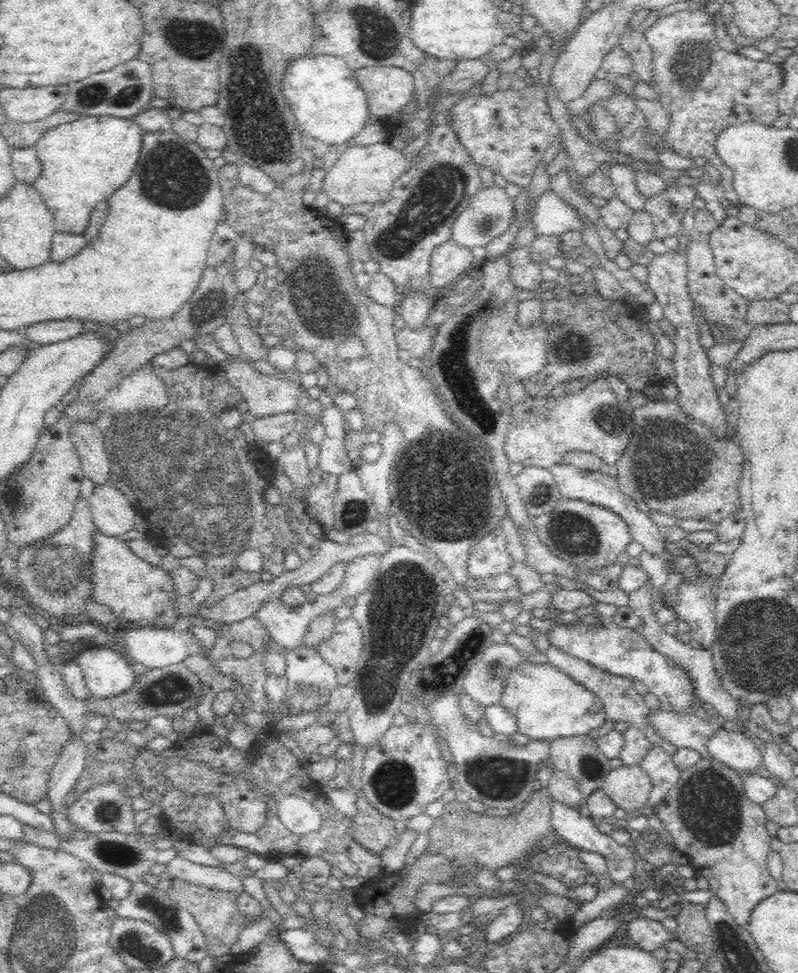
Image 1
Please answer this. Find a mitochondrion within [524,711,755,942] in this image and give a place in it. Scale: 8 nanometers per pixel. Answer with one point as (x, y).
(712, 808)

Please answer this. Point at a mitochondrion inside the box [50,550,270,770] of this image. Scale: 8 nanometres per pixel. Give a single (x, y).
(168, 691)

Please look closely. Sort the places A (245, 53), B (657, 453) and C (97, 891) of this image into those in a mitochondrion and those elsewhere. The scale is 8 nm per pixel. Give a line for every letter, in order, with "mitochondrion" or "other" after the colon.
A: other
B: mitochondrion
C: other

